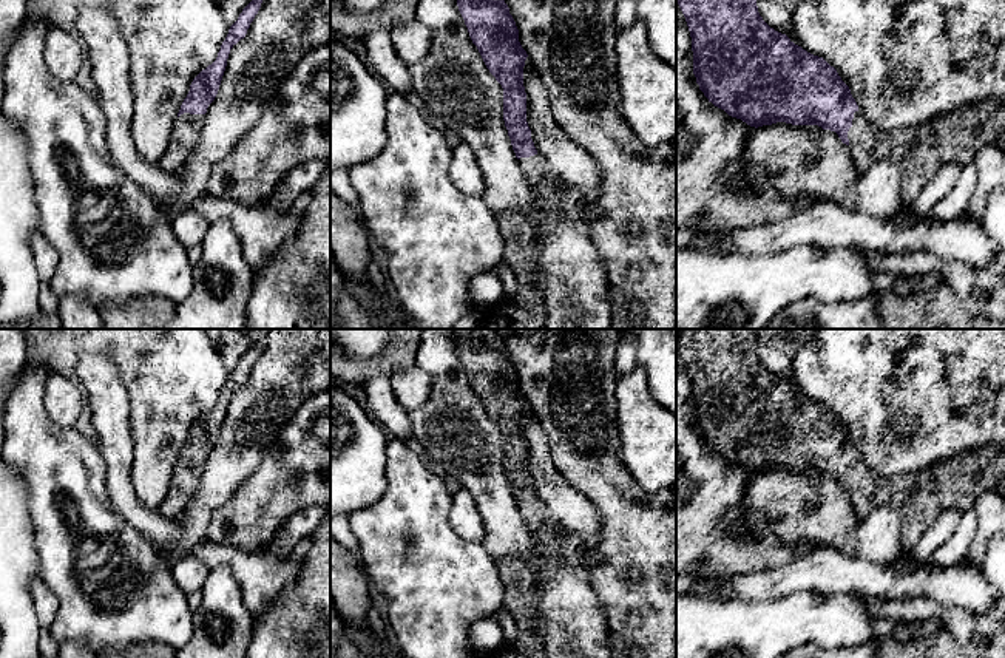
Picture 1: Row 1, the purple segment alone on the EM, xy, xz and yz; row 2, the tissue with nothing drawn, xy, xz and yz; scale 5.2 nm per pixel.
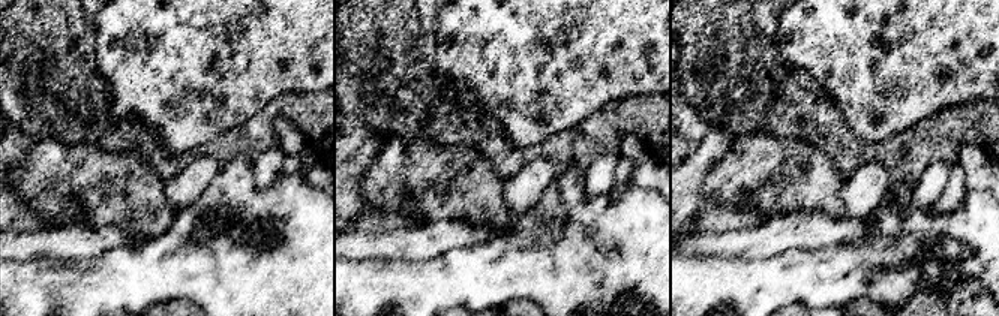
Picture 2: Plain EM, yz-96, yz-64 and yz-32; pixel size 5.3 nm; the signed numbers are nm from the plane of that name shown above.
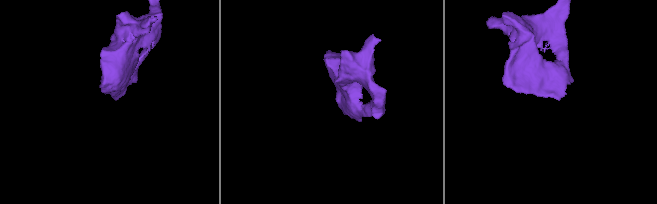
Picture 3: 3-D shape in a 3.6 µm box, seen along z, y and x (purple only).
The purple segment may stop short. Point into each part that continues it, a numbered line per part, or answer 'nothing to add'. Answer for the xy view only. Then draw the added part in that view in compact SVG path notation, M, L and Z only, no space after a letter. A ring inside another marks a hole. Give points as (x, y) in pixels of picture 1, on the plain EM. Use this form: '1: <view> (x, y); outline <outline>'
1: xy (187, 474); outline M184 459L176 465L167 497L157 508L167 519L178 521L196 490L205 460Z

